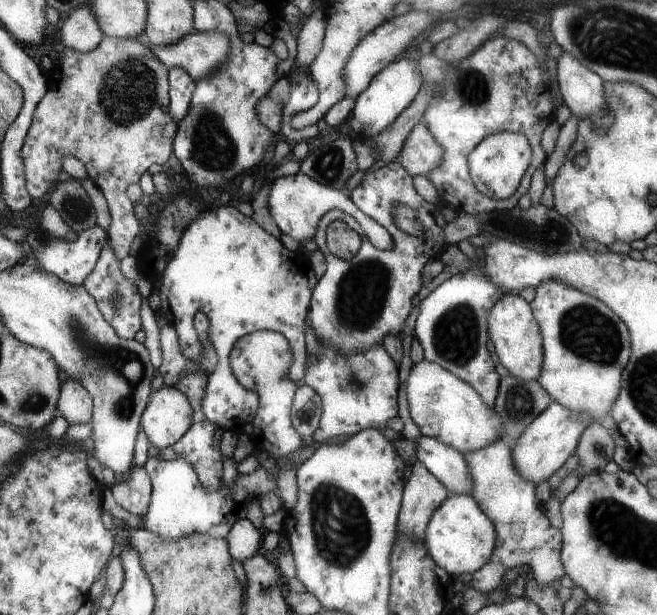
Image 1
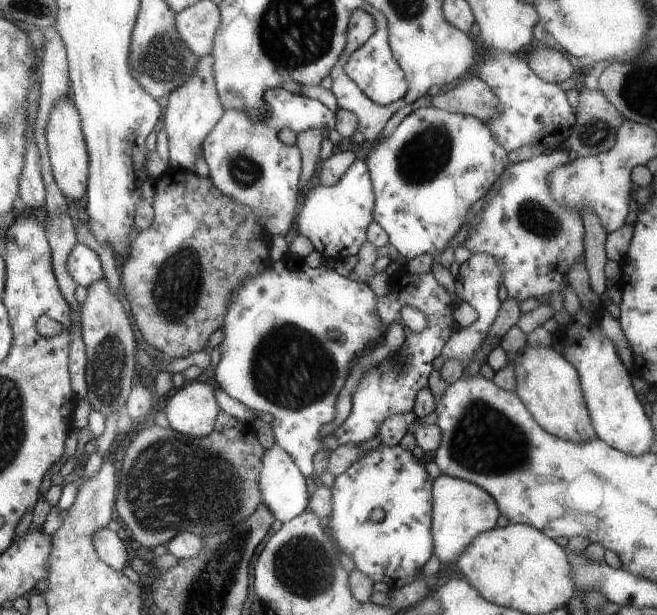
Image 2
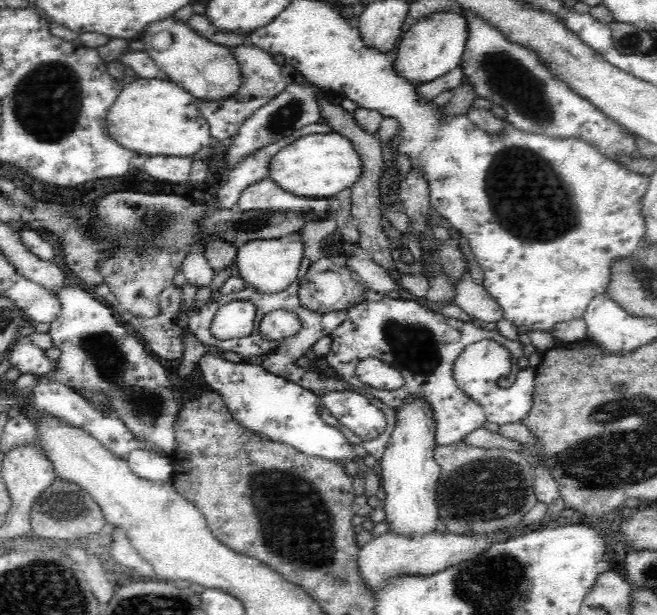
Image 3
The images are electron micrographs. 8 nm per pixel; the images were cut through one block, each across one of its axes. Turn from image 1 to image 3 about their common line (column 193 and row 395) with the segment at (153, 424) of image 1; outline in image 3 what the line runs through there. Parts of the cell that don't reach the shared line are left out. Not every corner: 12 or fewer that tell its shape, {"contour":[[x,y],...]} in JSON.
{"contour":[[408,394],[382,458],[392,532],[426,534],[440,520],[436,420]]}

